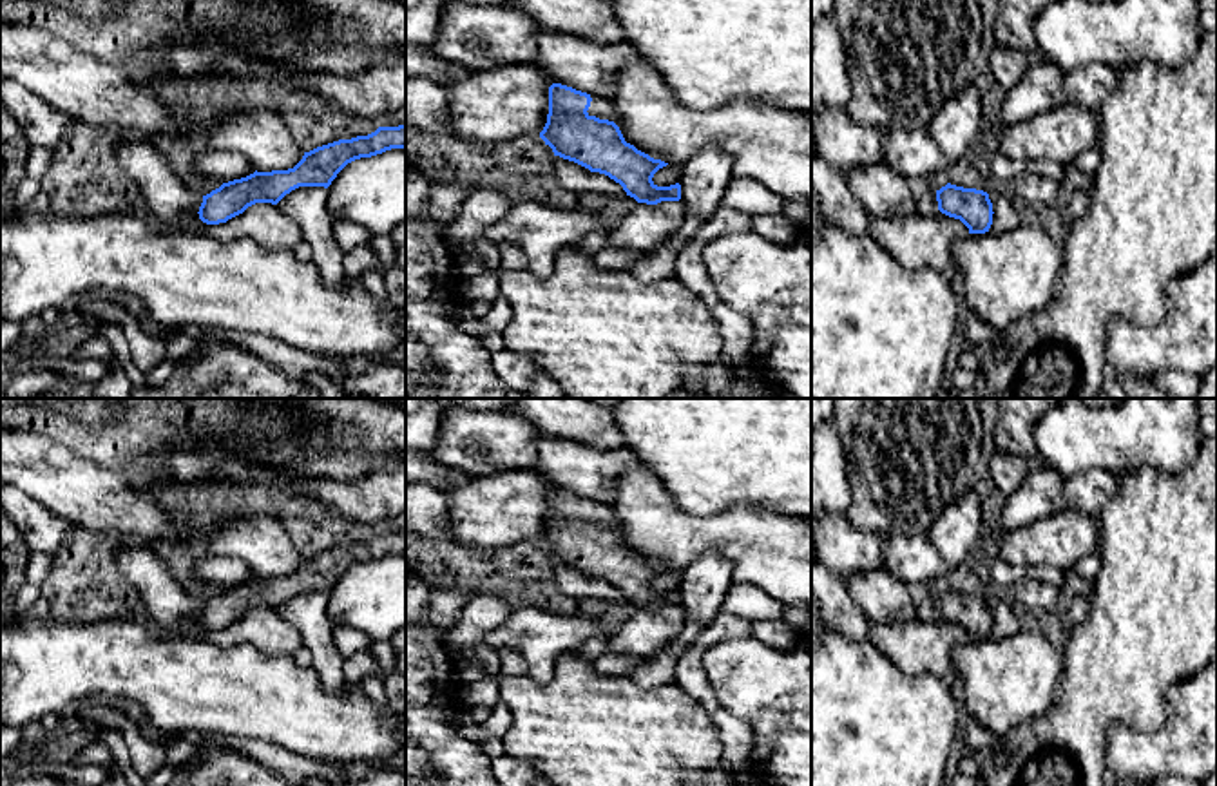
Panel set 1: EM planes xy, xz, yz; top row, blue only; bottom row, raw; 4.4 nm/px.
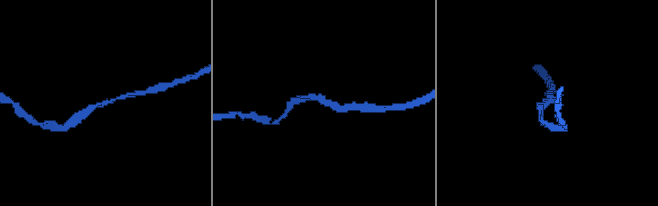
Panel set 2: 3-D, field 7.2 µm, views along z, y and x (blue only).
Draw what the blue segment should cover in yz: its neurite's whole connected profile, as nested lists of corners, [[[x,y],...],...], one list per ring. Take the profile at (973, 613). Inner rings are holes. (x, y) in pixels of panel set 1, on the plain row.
[[[947,589],[936,596],[936,607],[938,616],[960,625],[969,634],[969,639],[989,637],[994,618],[987,598]]]

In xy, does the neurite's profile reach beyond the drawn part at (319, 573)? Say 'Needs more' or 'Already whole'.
Already whole

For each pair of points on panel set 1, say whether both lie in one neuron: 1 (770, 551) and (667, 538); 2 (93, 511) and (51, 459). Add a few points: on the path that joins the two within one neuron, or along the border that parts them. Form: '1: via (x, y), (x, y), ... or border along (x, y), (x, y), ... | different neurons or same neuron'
1: via (745, 533), (701, 533), (692, 536) | same neuron
2: via (84, 498), (57, 471) | same neuron

